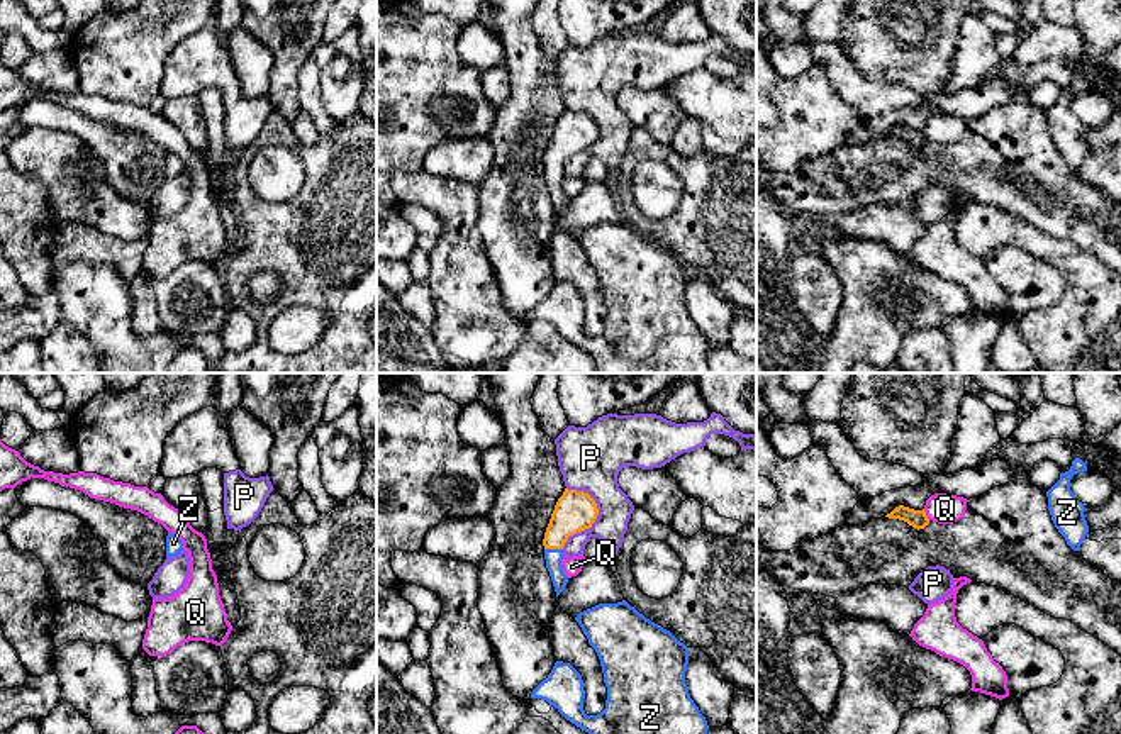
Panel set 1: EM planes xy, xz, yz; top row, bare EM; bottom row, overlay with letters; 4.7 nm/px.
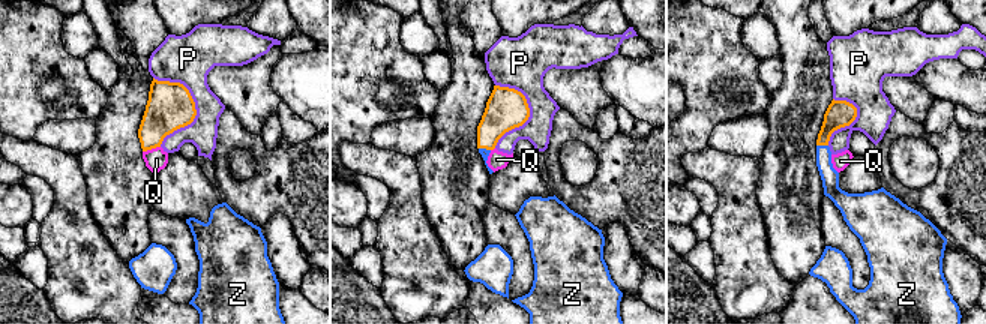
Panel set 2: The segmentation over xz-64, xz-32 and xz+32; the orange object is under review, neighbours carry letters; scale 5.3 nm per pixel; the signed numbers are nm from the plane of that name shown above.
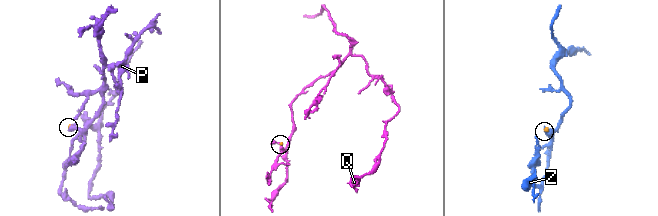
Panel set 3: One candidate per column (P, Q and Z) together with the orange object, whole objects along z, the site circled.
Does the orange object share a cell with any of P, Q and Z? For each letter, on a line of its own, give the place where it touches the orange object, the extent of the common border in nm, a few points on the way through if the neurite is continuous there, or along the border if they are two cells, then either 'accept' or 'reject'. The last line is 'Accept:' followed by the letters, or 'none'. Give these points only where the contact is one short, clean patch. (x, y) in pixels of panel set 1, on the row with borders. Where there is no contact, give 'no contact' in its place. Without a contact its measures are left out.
P: meets orange in xz at (592, 522); contact 300 nm long; reject
Q: meets orange in yz at (925, 514); contact 70 nm long; border along yz (923, 509), (930, 519); reject
Z: meets orange in xz at (553, 548); contact 90 nm long; runs through xz (574, 512), (558, 529), (553, 548), (553, 558); accept
Accept: Z

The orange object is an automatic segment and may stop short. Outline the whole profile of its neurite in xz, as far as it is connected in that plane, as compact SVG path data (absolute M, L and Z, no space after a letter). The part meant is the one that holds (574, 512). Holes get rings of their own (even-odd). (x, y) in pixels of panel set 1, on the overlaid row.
M565 488L544 532L544 559L556 597L565 590L568 576L563 571L563 546L570 536L590 529L599 515L595 500L577 490Z

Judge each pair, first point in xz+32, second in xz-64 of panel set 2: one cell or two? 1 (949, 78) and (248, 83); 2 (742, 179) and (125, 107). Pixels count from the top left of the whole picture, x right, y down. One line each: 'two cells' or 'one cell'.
1: two cells
2: two cells

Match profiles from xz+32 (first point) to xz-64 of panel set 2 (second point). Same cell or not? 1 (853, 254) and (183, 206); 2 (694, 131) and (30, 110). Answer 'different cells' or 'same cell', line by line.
1: different cells
2: same cell

